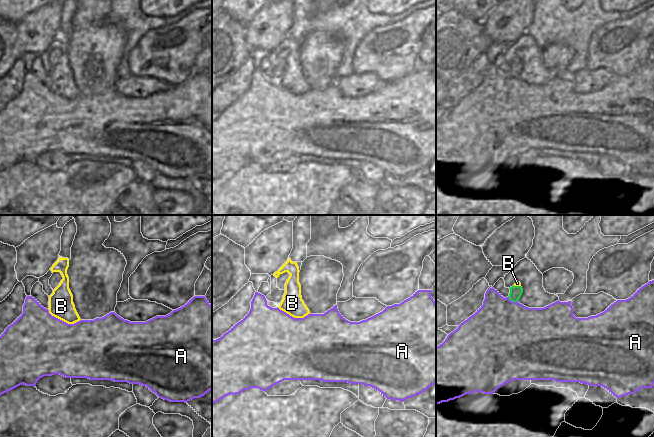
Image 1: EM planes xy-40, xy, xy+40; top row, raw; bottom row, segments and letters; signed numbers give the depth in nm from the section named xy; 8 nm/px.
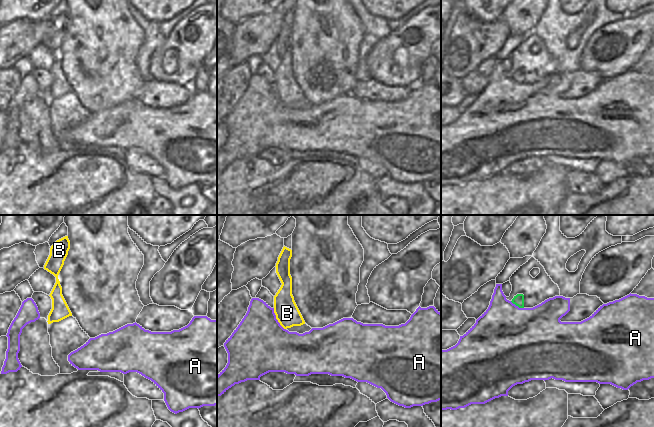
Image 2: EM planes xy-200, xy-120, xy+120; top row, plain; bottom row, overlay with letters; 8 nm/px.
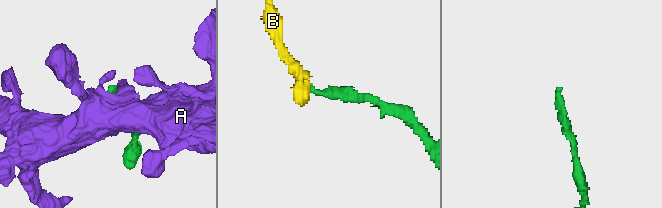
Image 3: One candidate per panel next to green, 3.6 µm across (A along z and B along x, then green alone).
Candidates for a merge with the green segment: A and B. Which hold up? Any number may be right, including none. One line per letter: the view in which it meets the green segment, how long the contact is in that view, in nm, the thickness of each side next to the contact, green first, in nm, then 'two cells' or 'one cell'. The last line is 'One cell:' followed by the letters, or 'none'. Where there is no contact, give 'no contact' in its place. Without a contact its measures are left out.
A: xy+40 | 90 nm | 100/500 nm | two cells
B: xy+40 | 60 nm | 100/30 nm | one cell
One cell: B

